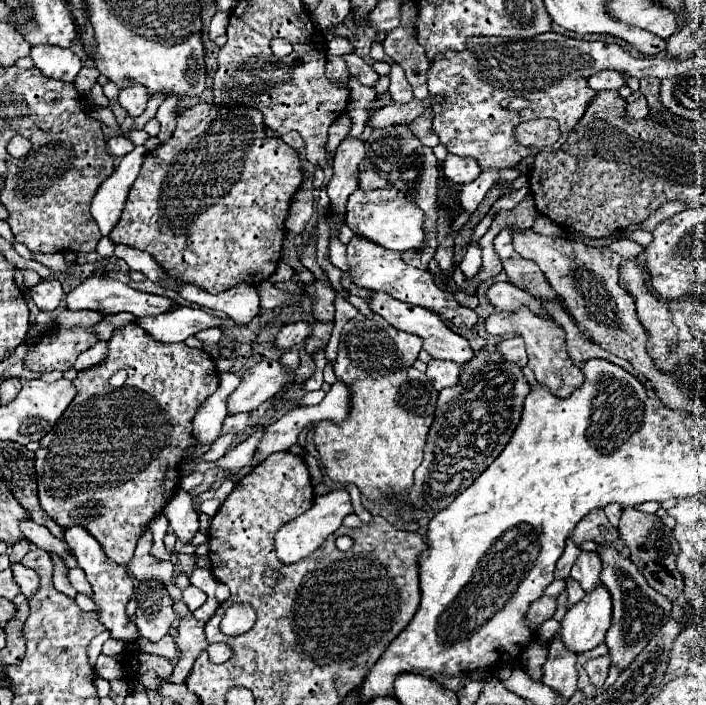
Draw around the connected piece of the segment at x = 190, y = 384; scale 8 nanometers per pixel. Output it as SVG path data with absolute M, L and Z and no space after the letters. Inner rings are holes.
M131 322L121 330L115 330L115 334L109 340L109 356L103 362L103 366L97 368L89 368L79 372L79 376L73 380L73 386L77 388L77 396L73 398L71 406L63 412L63 418L59 418L59 422L51 428L51 432L39 442L39 450L35 452L35 470L37 470L37 484L39 484L39 502L41 508L49 514L49 518L53 518L63 530L71 528L71 526L83 526L93 538L97 538L97 542L103 546L105 554L117 562L117 564L129 564L129 560L133 558L135 552L135 544L141 536L141 532L149 526L149 522L161 514L163 506L171 500L171 496L175 494L175 490L179 488L179 462L185 454L185 450L193 444L193 436L191 436L191 420L193 414L197 412L197 408L217 390L217 382L219 382L219 374L215 370L215 362L213 358L199 350L199 348L189 348L187 344L165 344L165 342L157 342L153 340L139 324ZM117 370L127 370L127 382L121 388L113 388L109 384L109 378L117 372Z

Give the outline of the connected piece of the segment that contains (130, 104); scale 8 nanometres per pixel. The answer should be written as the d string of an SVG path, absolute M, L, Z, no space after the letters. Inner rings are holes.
M131 84L131 86L125 86L121 92L119 92L119 104L121 108L129 114L129 116L139 116L143 114L145 106L147 106L147 90L139 84Z

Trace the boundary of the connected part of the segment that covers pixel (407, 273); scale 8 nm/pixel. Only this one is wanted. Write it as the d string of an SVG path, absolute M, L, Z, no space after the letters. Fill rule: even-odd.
M353 236L351 242L347 244L347 260L351 266L349 272L349 280L355 282L361 288L373 290L373 292L385 292L389 296L393 296L395 300L401 302L409 302L413 306L423 306L435 314L439 314L443 320L449 320L451 324L455 324L457 328L473 328L477 324L477 314L469 308L463 308L459 302L455 302L451 292L443 292L435 286L433 282L433 274L427 270L417 270L409 264L405 264L401 260L399 252L391 252L387 248L381 248L365 238Z

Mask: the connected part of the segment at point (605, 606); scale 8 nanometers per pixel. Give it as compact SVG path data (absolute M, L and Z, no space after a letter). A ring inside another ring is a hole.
M597 586L579 604L569 608L561 622L561 640L569 652L587 652L605 642L611 626L611 594Z

